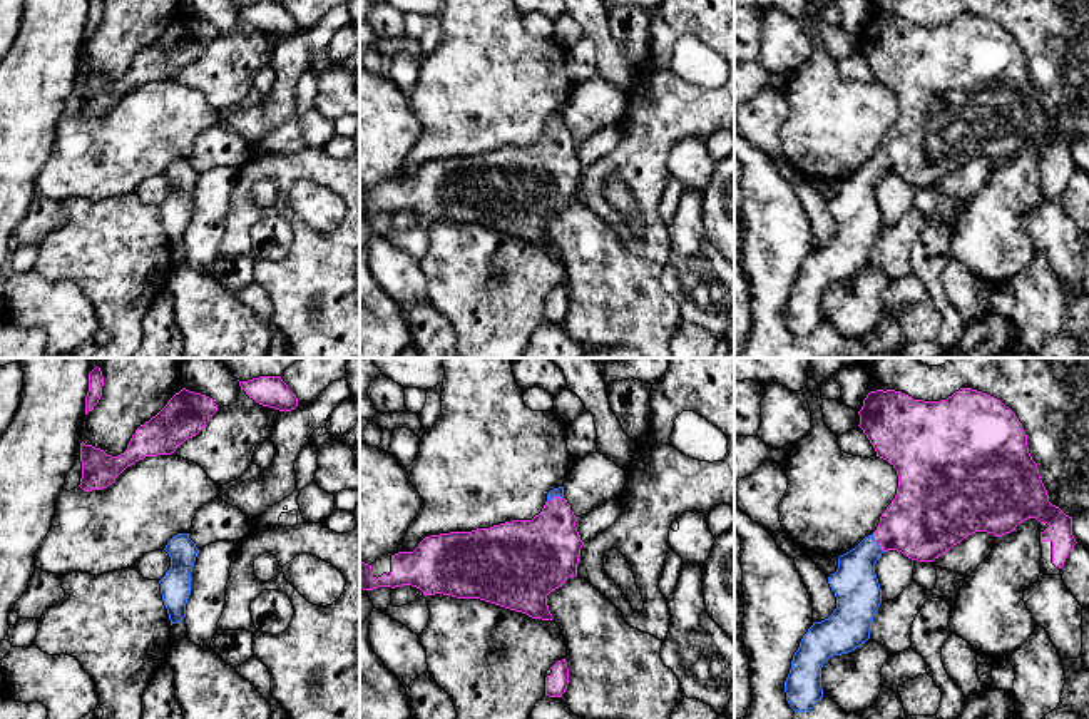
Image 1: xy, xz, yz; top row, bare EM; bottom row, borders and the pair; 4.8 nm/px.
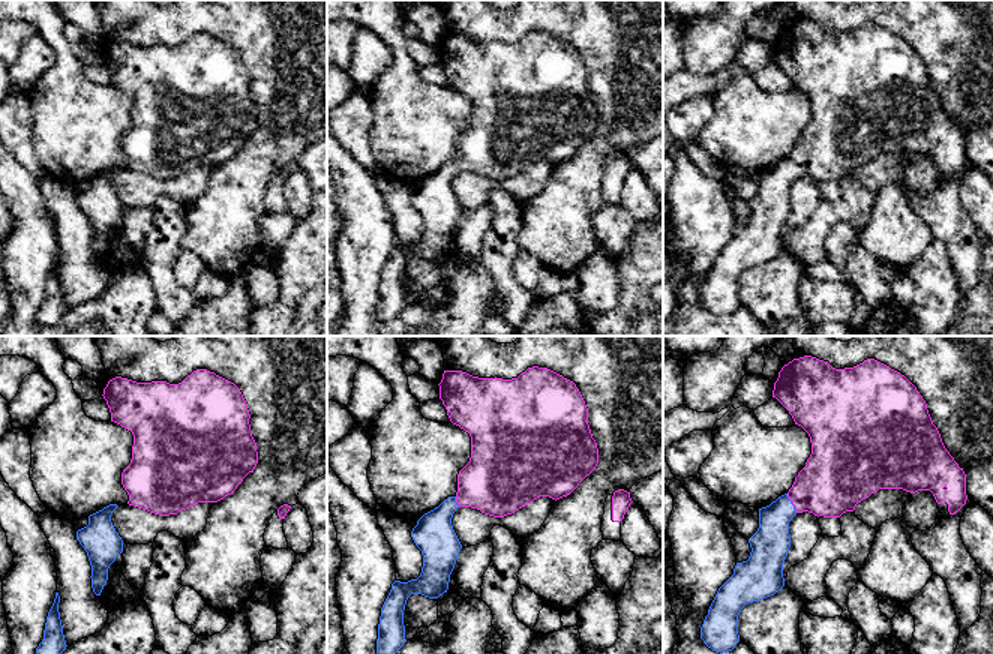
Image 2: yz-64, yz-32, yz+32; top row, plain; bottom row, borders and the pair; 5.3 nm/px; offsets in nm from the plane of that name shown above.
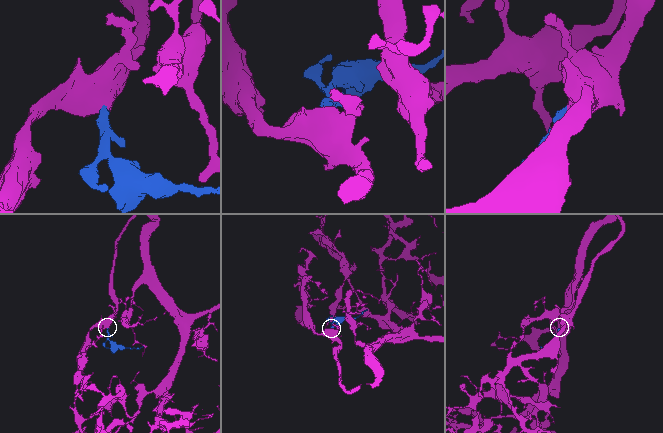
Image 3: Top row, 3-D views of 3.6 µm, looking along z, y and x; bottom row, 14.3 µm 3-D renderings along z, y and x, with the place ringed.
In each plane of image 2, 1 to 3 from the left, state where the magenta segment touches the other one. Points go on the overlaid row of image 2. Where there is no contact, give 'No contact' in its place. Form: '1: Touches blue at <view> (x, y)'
1: No contact
2: Touches blue at yz-32 (455, 501)
3: Touches blue at yz+32 (791, 503)

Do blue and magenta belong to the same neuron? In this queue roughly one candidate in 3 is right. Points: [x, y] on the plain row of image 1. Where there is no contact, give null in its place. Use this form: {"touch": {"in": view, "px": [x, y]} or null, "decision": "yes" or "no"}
{"touch": {"in": "yz", "px": [875, 168]}, "decision": "yes"}

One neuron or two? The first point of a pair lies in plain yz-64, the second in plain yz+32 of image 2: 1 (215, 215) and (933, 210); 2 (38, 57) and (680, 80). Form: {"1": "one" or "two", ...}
{"1": "two", "2": "two"}

